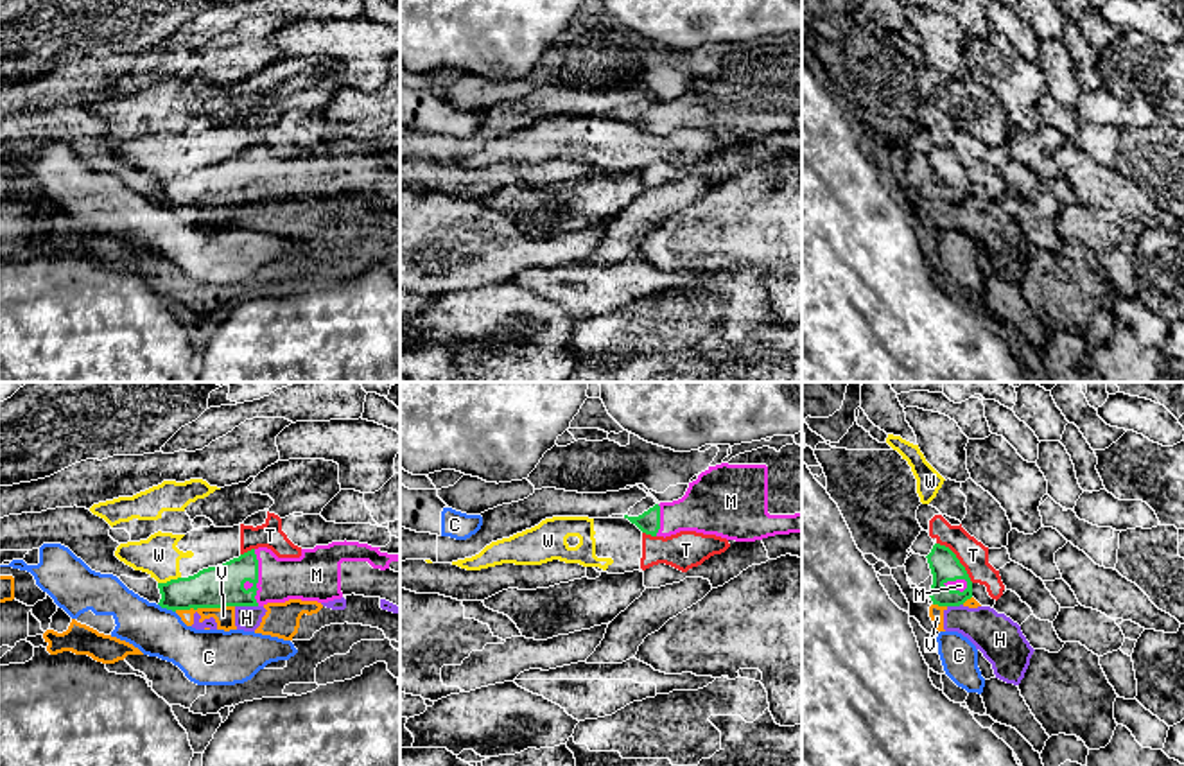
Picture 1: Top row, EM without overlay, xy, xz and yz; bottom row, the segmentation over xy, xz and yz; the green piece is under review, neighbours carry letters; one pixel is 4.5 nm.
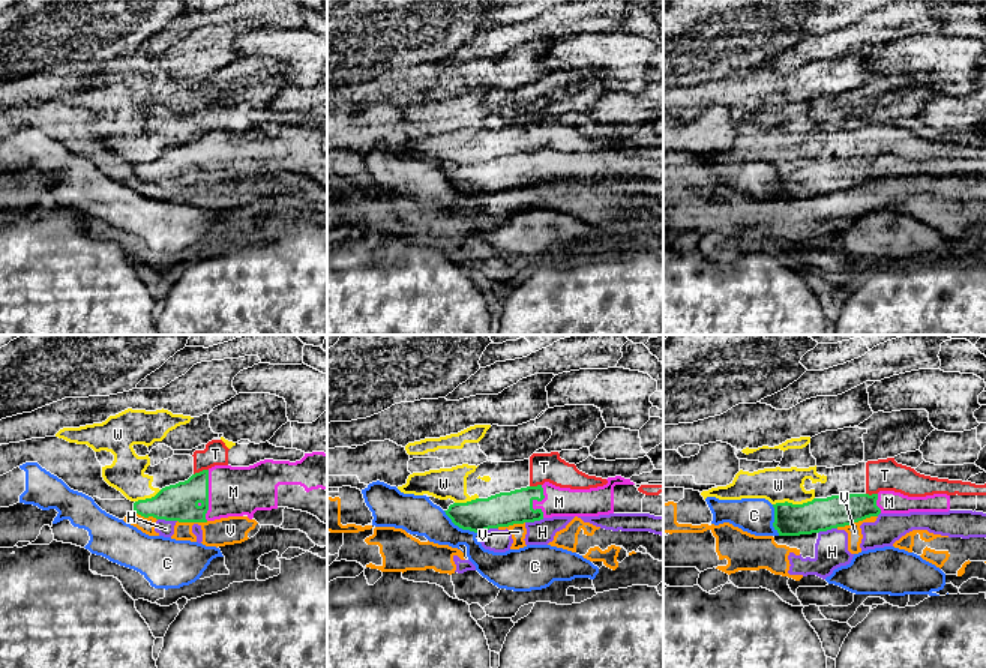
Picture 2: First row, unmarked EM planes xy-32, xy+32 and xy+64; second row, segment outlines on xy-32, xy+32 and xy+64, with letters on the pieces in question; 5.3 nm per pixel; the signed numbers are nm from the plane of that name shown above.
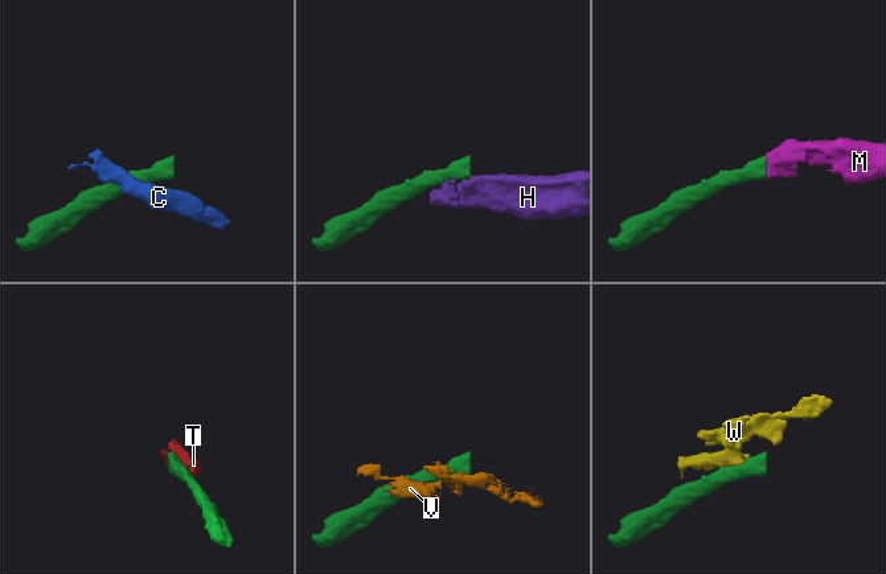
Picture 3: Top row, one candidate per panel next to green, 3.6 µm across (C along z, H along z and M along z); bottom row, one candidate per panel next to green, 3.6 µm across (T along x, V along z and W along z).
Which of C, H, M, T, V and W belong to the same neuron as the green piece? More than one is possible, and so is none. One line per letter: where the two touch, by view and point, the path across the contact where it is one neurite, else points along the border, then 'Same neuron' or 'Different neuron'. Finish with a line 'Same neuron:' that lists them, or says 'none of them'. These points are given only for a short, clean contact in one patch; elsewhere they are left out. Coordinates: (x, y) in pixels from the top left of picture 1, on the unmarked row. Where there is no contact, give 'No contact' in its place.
C: Touches green at xy (167, 207). Boundary: xy (158, 201), (174, 210). Different neuron
H: Touches green at xy (246, 203). Boundary: xy (235, 203), (257, 205). Different neuron
M: Touches green at xy (257, 176). Path across: xy (223, 183), (257, 176), (313, 174). Same neuron
T: Touches green at yz (958, 158). Boundary: yz (937, 140), (955, 153), (973, 180). Different neuron
V: Touches green at xy (203, 205). Different neuron
W: Touches green at xy (169, 180). Boundary: xy (180, 174), (158, 182). Different neuron
Same neuron: M

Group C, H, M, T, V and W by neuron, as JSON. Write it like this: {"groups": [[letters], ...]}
{"groups": [["C"], ["H"], ["M"], ["T", "W"], ["V"]]}

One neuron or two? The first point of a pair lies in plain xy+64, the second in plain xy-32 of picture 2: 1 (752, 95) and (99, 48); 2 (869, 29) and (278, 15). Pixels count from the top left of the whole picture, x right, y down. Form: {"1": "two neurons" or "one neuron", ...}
{"1": "two neurons", "2": "one neuron"}

